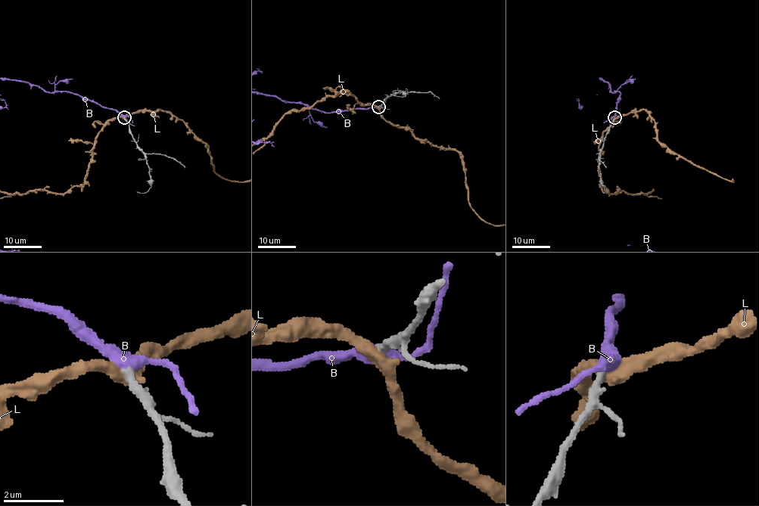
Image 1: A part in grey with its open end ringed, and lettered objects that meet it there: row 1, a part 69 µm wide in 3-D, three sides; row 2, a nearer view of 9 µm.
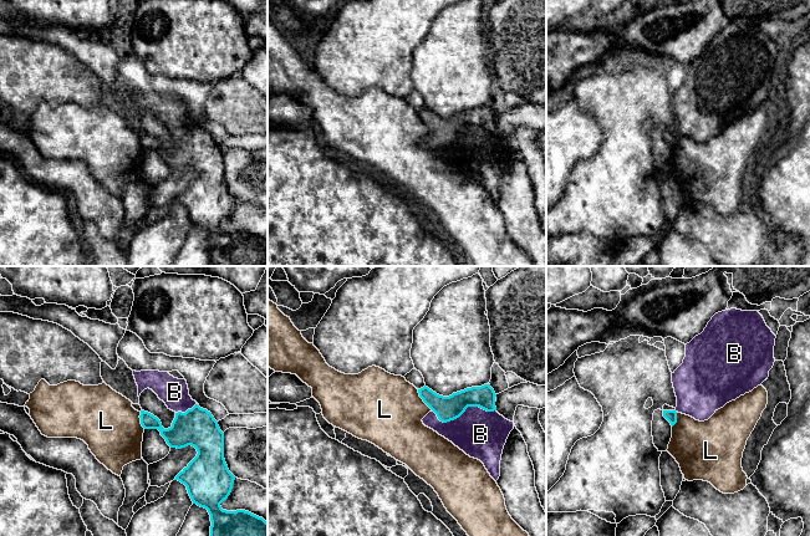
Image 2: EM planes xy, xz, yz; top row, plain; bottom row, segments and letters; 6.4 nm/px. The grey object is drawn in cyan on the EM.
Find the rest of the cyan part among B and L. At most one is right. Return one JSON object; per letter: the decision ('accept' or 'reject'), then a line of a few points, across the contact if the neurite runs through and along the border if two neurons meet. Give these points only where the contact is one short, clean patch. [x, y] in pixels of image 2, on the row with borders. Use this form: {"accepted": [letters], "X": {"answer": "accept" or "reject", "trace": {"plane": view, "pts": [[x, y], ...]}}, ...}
{"accepted": ["B"], "B": {"answer": "accept"}, "L": {"answer": "reject"}}

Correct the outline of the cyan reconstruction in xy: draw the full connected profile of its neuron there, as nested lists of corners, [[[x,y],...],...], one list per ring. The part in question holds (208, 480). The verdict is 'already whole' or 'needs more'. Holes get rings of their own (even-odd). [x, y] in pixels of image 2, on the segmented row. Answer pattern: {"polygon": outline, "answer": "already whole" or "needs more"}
{"polygon": [[[133,371],[133,376],[138,386],[138,397],[144,389],[149,388],[165,403],[168,409],[175,413],[172,427],[164,429],[157,417],[141,410],[142,427],[144,429],[158,429],[170,448],[182,449],[192,445],[198,451],[197,456],[174,480],[187,486],[193,504],[208,510],[212,521],[210,536],[268,536],[268,522],[263,517],[245,510],[226,511],[221,509],[220,504],[230,495],[235,480],[224,459],[224,433],[212,413],[200,408],[192,399],[187,381],[174,378],[168,372],[159,371]]], "answer": "needs more"}

